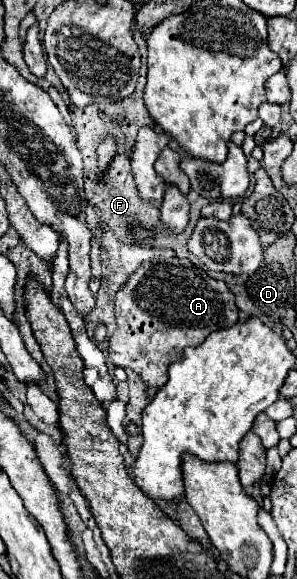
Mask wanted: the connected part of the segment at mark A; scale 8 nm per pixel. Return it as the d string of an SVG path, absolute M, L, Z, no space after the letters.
M188 259L148 261L116 295L116 331L108 353L114 365L132 369L148 387L162 387L168 381L168 367L180 361L186 347L200 345L212 331L236 321L234 295L224 281L212 279Z

